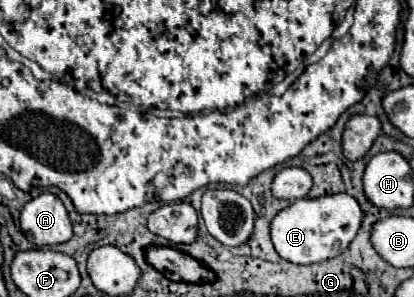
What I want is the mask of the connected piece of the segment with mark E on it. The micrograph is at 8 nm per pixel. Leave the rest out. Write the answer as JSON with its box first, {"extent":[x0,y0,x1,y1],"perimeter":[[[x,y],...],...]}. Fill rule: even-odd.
{"extent":[270,194,362,264],"perimeter":[[[326,194],[320,198],[298,198],[280,210],[270,222],[270,238],[276,252],[292,264],[314,264],[342,254],[356,236],[362,222],[358,202],[348,194]]]}

